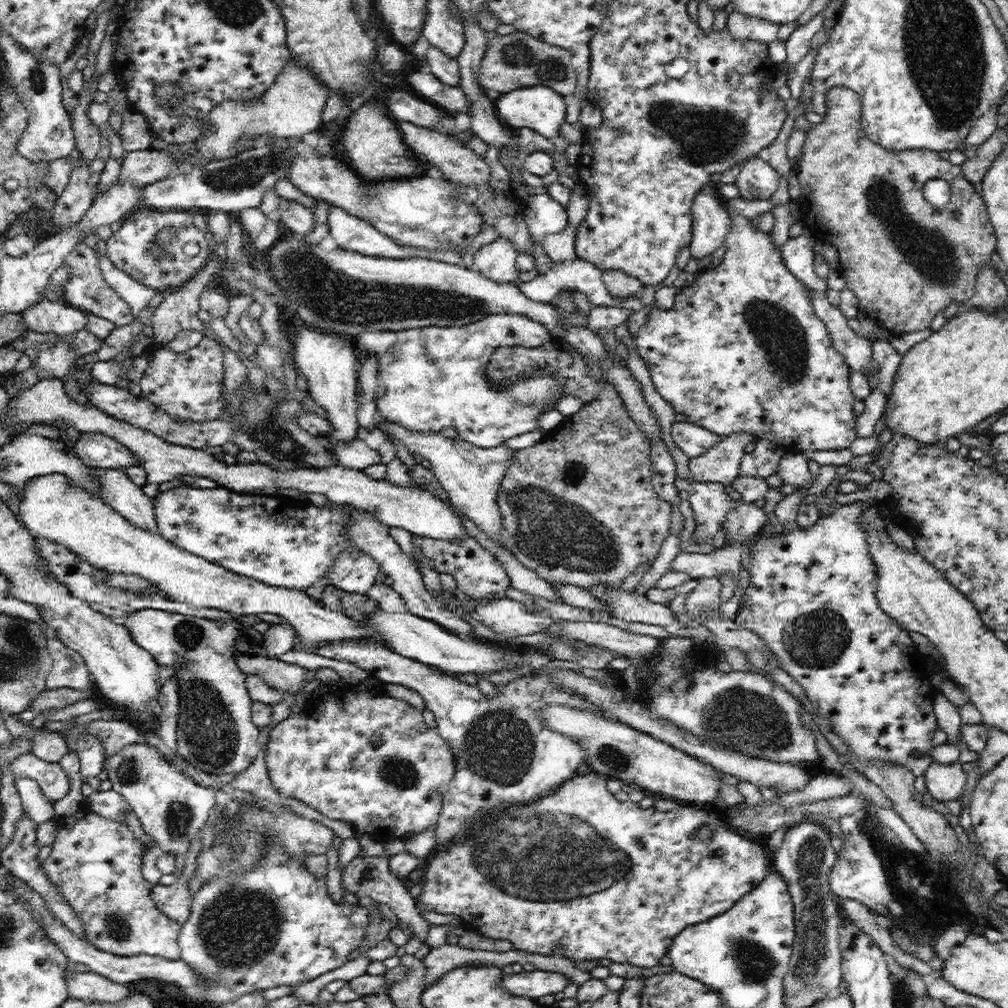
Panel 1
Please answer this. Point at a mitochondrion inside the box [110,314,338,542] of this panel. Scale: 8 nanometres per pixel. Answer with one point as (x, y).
(266, 431)

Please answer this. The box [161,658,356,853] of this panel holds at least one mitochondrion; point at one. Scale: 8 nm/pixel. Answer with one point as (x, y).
(179, 815)

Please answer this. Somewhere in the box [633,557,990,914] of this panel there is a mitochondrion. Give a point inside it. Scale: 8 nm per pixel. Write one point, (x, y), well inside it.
(748, 715)

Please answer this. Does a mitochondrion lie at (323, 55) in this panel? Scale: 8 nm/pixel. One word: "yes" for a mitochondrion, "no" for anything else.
no

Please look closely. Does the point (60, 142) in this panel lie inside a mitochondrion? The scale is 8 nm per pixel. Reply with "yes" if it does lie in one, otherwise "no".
no

